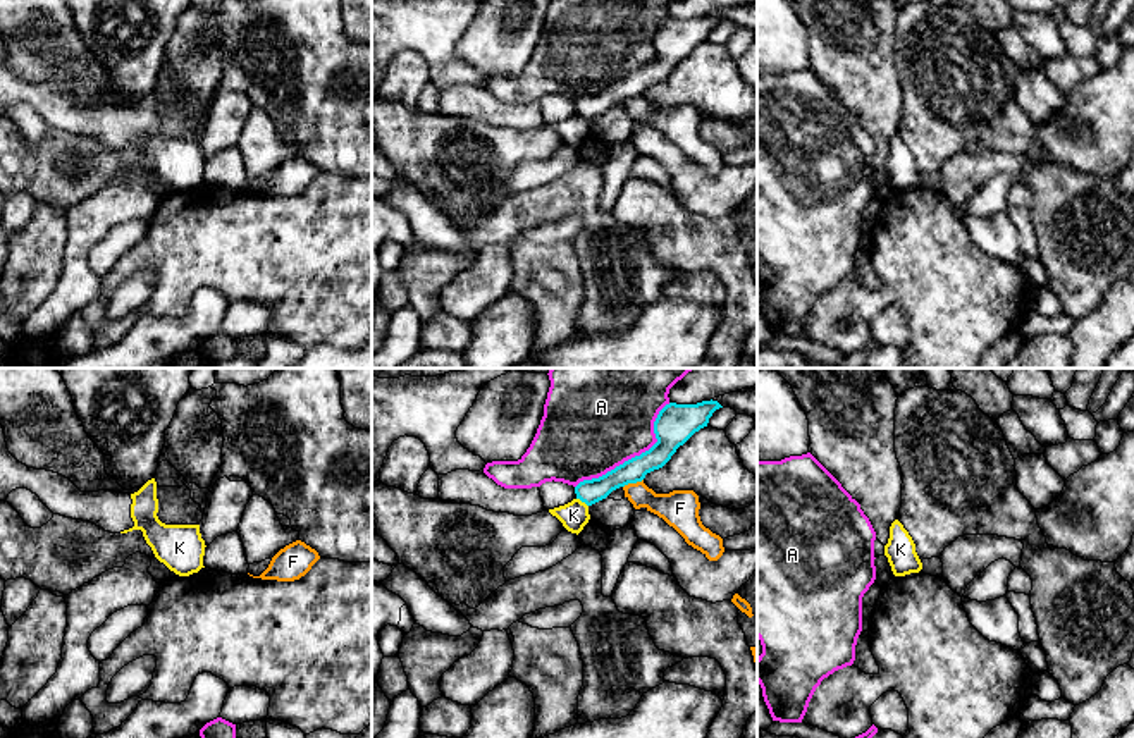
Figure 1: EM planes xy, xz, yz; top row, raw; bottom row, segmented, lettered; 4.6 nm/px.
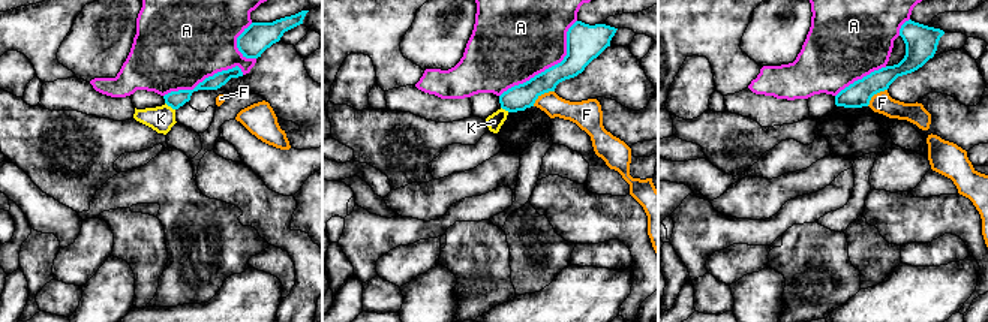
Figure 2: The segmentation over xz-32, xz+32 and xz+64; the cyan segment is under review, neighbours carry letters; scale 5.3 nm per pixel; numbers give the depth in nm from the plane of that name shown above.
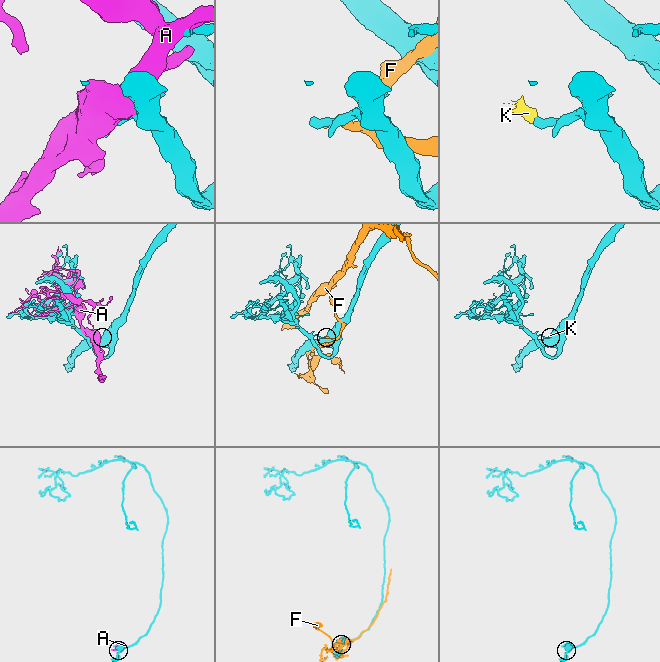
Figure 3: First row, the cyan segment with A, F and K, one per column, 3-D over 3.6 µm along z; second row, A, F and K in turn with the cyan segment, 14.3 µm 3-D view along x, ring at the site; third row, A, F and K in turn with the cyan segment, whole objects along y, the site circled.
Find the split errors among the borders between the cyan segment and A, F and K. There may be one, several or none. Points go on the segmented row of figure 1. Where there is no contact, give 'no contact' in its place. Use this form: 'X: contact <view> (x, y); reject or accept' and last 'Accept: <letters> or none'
A: contact xz (635, 456); reject
F: contact xz (632, 482); reject
K: contact xz (582, 501); reject
Accept: none

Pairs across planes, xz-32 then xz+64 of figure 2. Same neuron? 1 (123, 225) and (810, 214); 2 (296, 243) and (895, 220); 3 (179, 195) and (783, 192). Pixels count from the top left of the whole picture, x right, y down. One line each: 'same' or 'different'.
1: different
2: same
3: same

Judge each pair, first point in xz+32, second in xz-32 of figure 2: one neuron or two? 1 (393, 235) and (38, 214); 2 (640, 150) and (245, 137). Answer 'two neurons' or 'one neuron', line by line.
1: two neurons
2: two neurons

